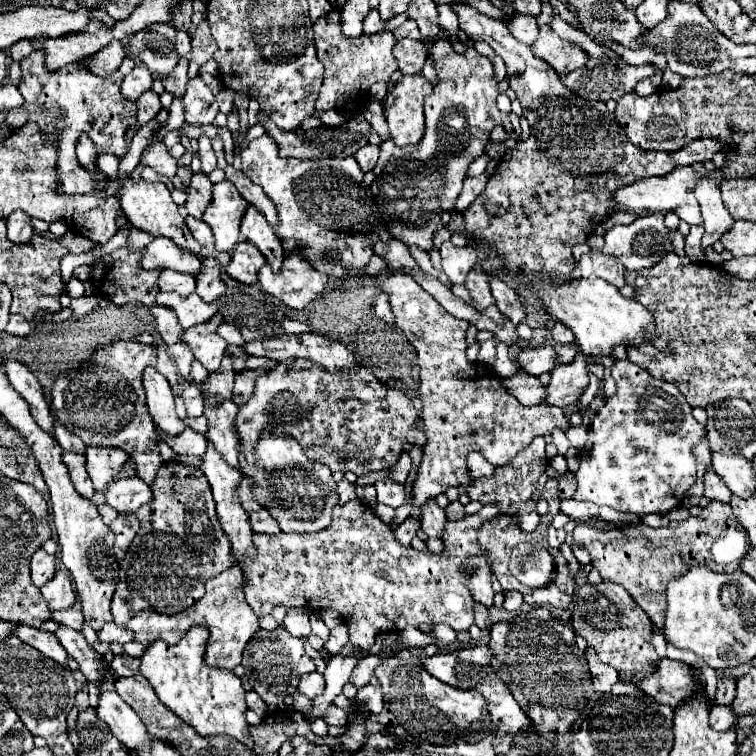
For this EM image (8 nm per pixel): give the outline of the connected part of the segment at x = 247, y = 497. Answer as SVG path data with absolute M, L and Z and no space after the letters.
M242 477L240 487L238 487L238 499L240 499L240 505L242 505L244 509L248 509L248 513L260 509L260 505L256 505L256 503L252 501L252 479Z

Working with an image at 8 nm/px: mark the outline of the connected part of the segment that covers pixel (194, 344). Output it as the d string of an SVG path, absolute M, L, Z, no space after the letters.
M216 313L210 321L182 331L182 341L192 349L194 359L200 361L210 373L220 367L220 361L224 357L224 349L228 345L216 333L222 323L224 323L224 317L220 313Z

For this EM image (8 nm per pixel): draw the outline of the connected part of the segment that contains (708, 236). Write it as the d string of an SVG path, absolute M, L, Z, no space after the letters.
M704 177L696 189L696 199L702 207L702 217L704 217L704 237L702 237L702 247L714 245L724 233L728 233L734 225L732 215L724 207L720 199L720 187L712 177Z

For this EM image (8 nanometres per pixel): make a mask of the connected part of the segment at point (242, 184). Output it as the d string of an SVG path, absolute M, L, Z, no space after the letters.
M226 167L226 179L232 181L238 189L238 193L256 209L260 209L260 213L264 213L264 217L268 219L268 223L272 225L272 229L276 229L278 225L278 217L276 217L276 207L272 205L270 197L264 193L264 189L256 183L252 183L242 171L236 171L234 167Z

